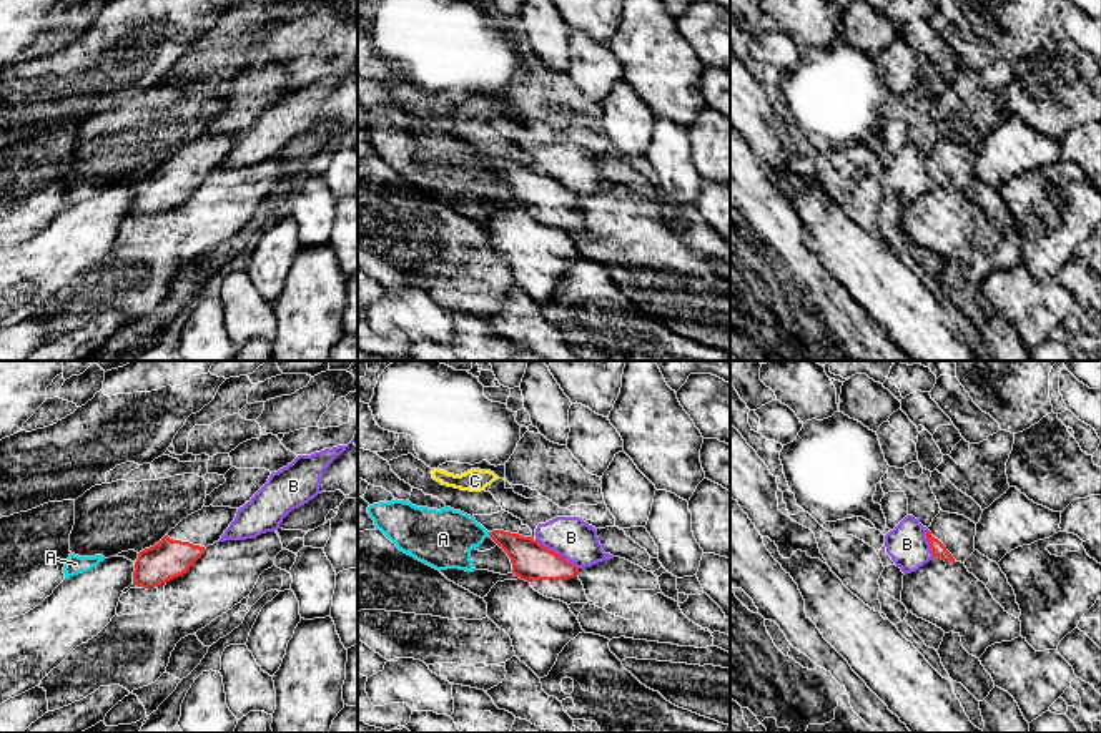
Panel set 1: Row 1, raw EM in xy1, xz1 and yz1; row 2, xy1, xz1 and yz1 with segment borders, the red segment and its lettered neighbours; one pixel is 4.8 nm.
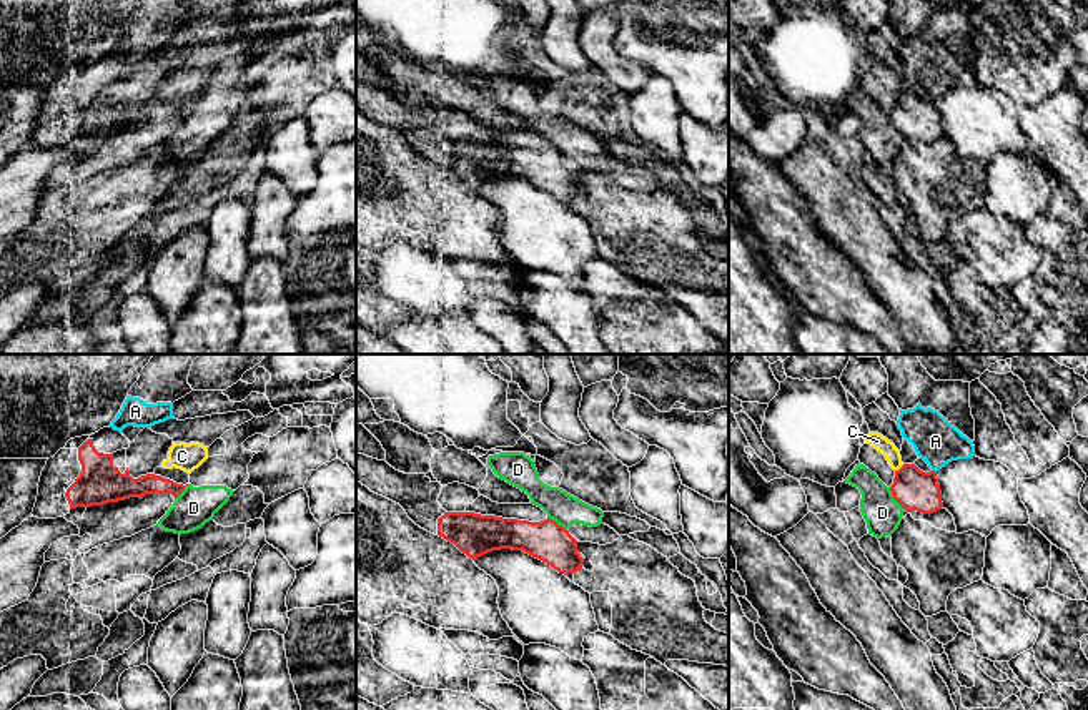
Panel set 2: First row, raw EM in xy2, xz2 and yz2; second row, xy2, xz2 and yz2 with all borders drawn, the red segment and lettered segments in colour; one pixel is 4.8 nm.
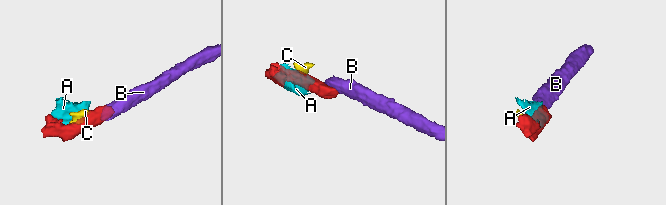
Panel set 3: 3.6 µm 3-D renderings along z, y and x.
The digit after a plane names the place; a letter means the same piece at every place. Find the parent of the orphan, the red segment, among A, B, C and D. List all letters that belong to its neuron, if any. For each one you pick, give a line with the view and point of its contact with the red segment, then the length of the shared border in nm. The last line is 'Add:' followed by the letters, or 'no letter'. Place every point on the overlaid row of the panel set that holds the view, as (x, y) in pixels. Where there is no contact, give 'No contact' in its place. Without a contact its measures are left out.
Add: no letter

